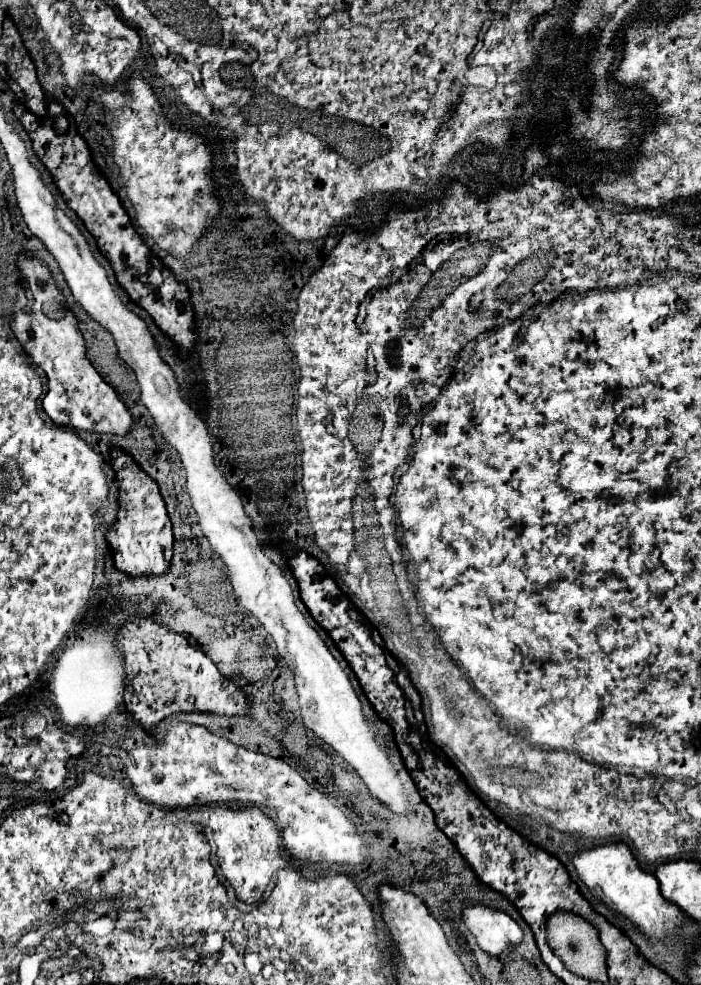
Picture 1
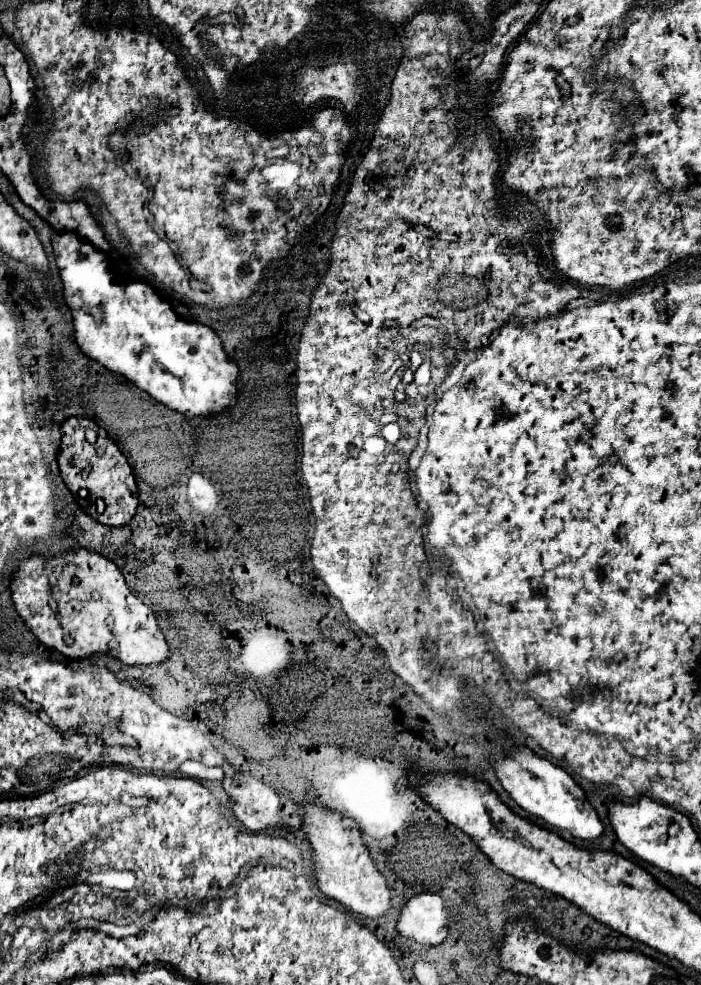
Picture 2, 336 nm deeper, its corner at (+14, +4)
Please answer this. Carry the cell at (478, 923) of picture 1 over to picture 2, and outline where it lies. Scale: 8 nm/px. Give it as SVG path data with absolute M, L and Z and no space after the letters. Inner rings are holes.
M422 893L412 897L402 907L398 931L422 945L440 945L450 933L444 899L436 893Z

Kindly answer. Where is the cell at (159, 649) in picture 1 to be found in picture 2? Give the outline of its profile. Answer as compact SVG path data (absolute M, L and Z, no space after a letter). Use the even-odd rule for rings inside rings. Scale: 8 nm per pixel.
M80 549L56 559L30 557L12 579L12 599L28 629L48 647L70 659L110 653L126 665L168 661L170 645L152 609L130 593L118 567L106 557Z

